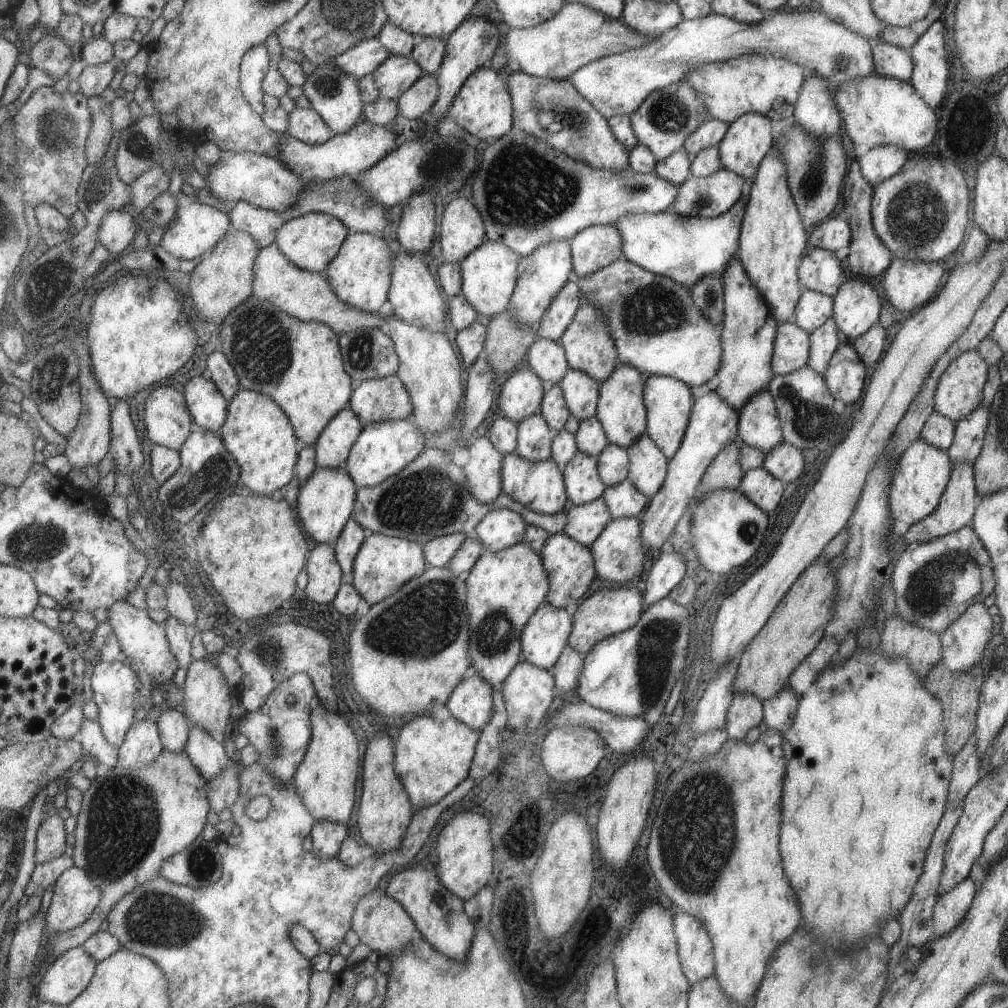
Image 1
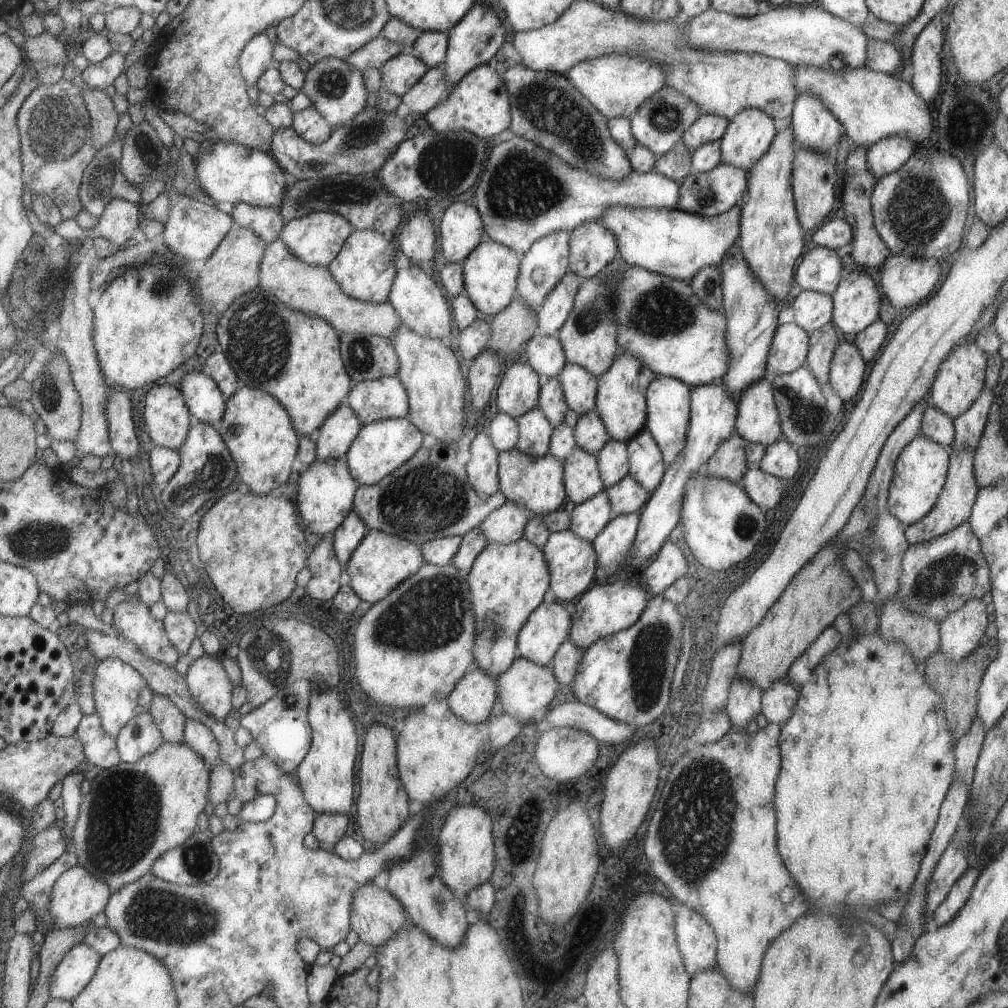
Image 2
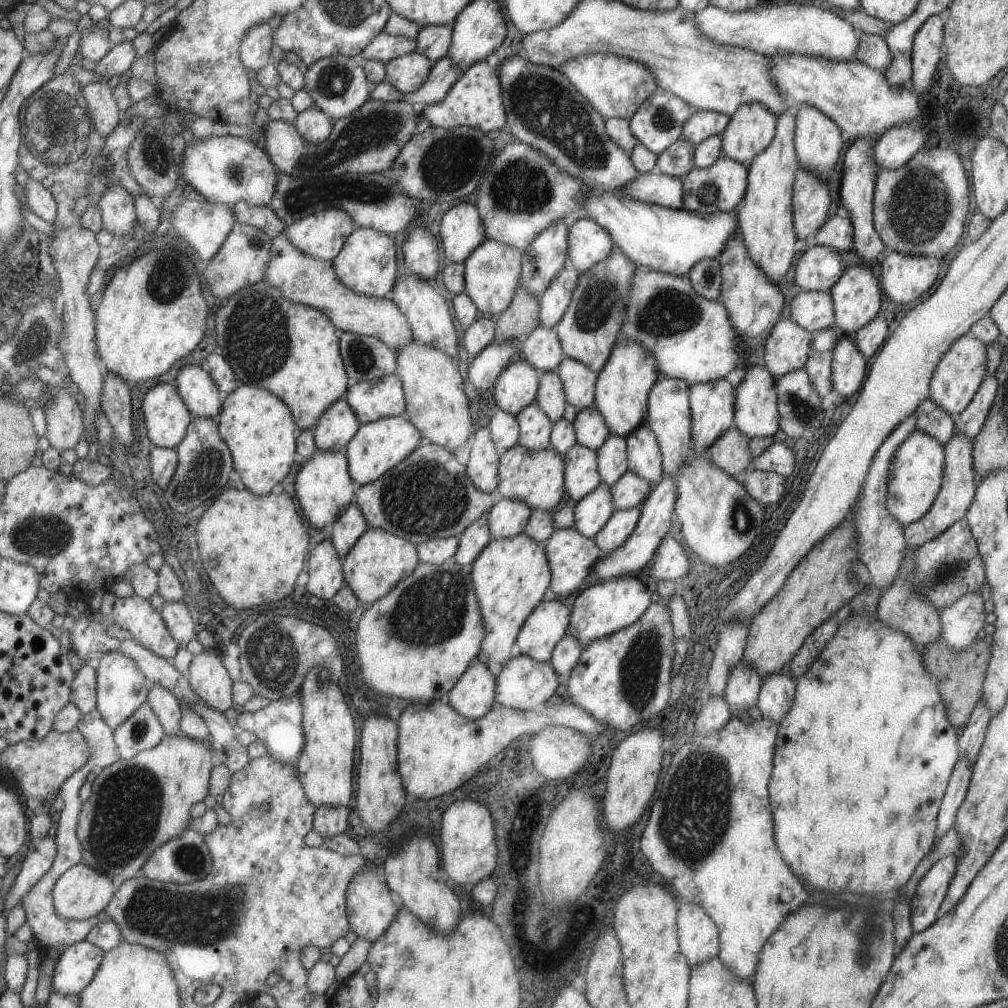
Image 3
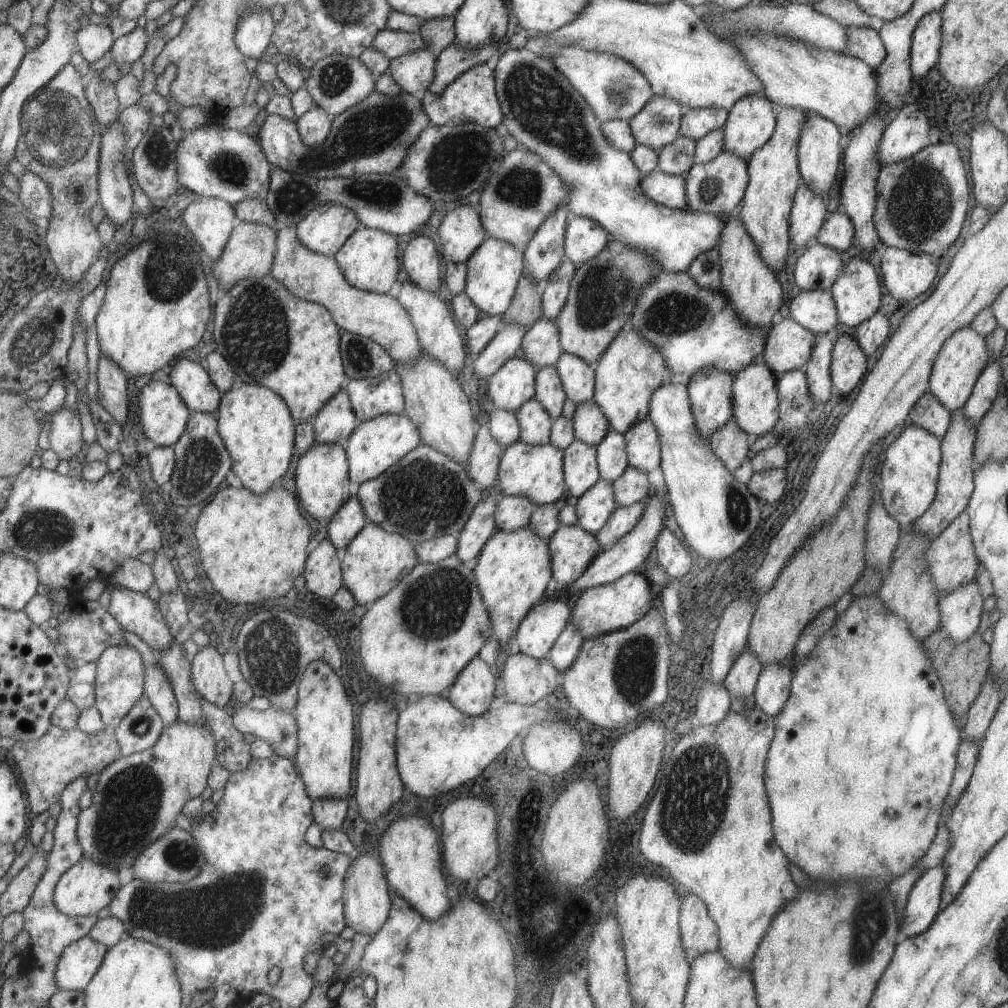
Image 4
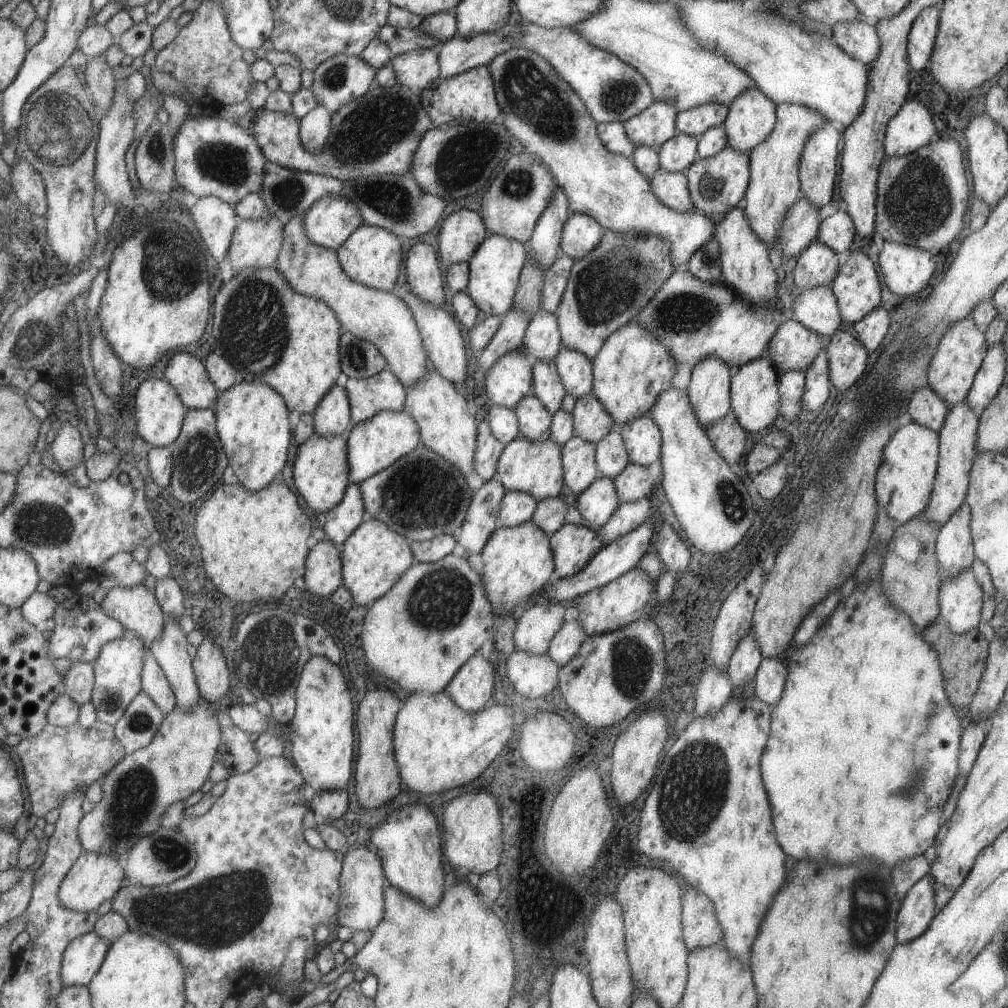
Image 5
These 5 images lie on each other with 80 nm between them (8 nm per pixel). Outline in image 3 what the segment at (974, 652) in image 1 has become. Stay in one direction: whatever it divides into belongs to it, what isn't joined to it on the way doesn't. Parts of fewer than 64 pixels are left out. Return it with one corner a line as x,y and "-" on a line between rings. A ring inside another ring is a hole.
979,592
962,594
951,604
939,610
941,638
956,651
973,642
975,635
984,626
983,600

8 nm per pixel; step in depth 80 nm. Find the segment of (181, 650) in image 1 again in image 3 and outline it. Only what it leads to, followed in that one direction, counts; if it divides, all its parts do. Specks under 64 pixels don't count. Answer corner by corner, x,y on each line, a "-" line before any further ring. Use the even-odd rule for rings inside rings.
182,600
163,601
160,615
176,644
185,647
187,642
195,637
197,630
194,628
193,620
189,617
189,612

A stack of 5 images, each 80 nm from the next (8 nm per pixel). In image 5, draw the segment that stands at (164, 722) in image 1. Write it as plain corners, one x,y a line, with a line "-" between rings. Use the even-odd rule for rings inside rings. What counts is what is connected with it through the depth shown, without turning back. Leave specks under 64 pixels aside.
145,644
142,671
140,674
141,691
163,711
164,716
176,706
176,700
161,667

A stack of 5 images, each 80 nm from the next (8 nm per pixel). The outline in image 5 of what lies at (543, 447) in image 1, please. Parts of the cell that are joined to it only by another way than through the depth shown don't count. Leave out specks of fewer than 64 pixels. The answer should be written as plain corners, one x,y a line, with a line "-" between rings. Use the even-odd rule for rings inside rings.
535,395
524,396
515,405
518,436
527,440
542,441
550,437
550,412

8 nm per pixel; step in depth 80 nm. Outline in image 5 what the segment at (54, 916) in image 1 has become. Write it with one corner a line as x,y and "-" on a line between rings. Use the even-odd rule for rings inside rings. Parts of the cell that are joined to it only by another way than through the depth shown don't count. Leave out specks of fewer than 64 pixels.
83,850
61,881
57,893
59,902
72,911
96,911
99,904
113,898
119,890
121,879
124,877
123,871
116,856

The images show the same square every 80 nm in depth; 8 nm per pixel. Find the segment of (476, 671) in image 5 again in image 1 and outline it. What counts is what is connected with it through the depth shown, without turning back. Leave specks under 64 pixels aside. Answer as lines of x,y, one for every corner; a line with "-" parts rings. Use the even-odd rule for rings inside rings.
469,672
455,685
444,705
460,723
481,730
492,717
493,690
477,673

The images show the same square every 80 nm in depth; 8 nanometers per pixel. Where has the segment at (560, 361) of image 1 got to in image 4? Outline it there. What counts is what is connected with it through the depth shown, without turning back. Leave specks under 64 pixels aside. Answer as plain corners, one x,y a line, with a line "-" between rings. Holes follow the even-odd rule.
541,316
524,332
520,344
520,355
535,368
554,365
562,353
556,321

